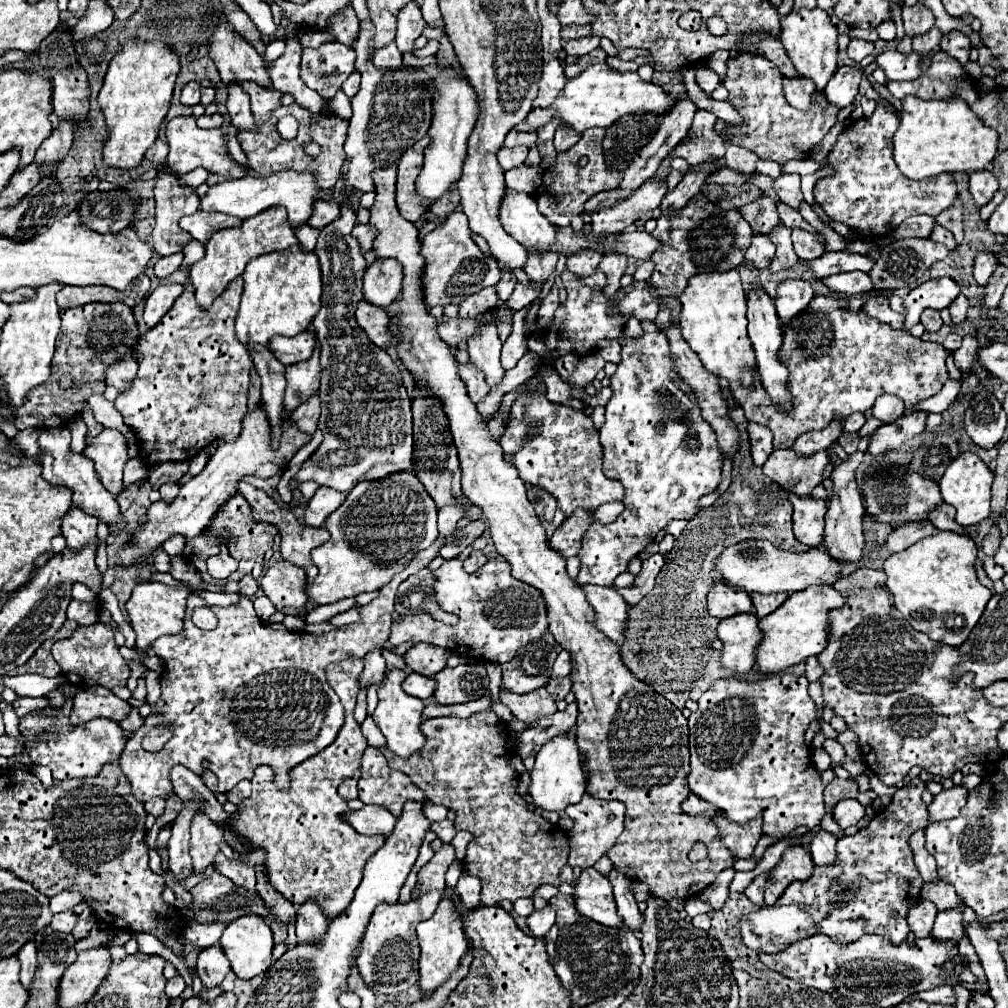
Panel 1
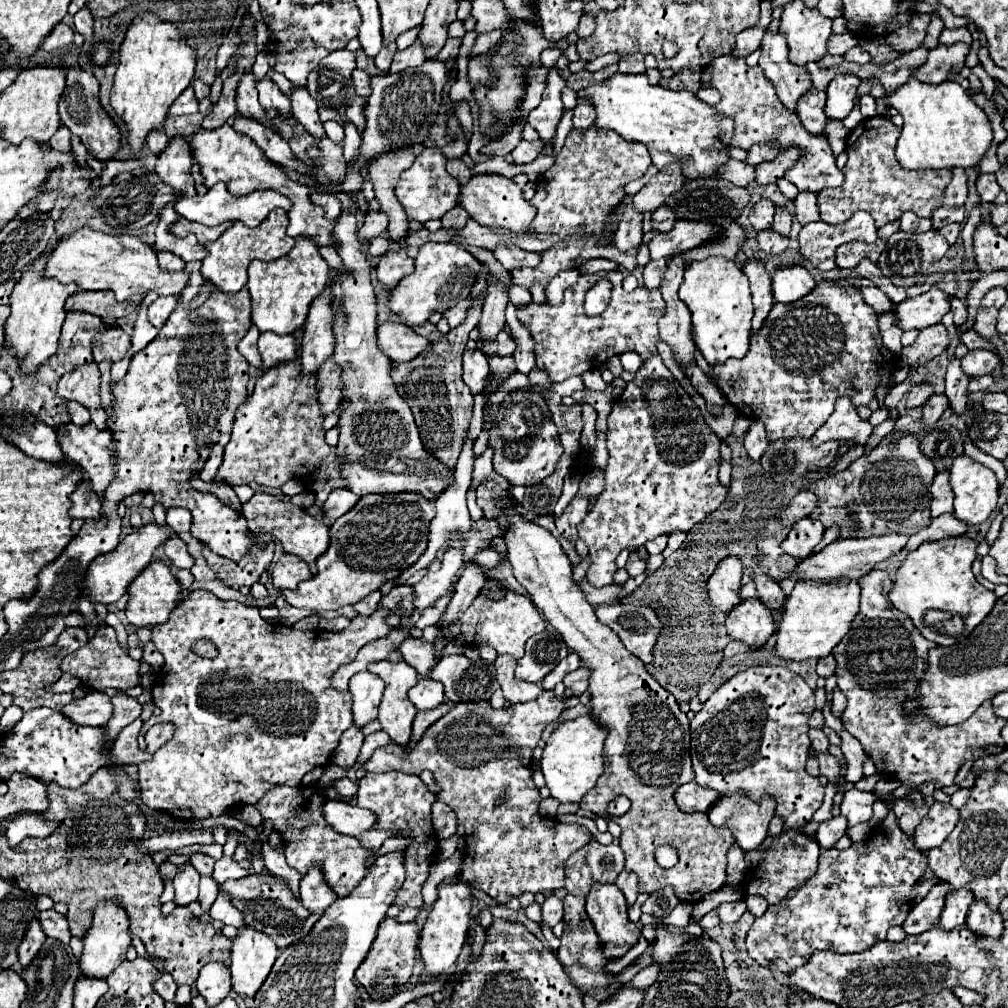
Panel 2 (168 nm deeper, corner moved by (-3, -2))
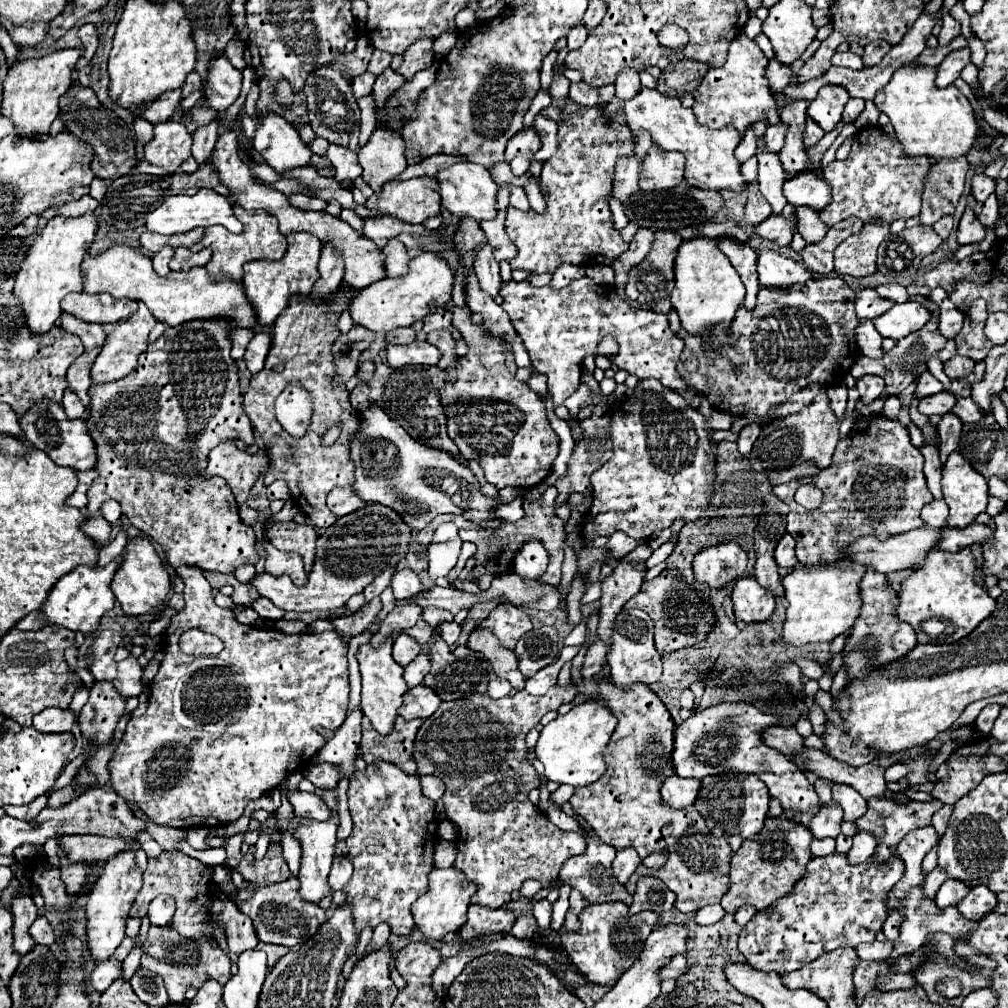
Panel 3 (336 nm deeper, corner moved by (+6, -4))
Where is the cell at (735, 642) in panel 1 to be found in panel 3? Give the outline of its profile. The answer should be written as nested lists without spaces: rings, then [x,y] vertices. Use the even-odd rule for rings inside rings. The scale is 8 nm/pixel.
[[[753,576],[739,578],[731,592],[735,618],[745,622],[765,622],[775,610],[775,594],[763,590]]]

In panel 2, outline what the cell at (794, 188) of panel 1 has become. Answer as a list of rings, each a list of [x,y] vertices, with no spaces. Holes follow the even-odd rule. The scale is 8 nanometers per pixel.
[[[798,192],[798,196],[794,198],[794,212],[796,212],[796,218],[798,218],[800,224],[808,224],[808,222],[820,220],[818,206],[816,206],[816,194]]]

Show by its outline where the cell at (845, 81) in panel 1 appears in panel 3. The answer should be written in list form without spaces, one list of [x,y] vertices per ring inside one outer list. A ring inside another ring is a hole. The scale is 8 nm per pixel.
[[[823,86],[813,102],[807,106],[807,116],[817,122],[825,132],[831,132],[843,114],[849,94],[843,86]]]

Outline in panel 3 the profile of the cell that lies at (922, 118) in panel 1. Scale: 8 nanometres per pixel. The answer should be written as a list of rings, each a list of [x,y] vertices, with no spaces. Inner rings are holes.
[[[907,62],[899,70],[895,70],[891,82],[883,90],[879,90],[873,102],[879,112],[891,118],[897,140],[903,144],[907,156],[959,158],[971,150],[979,128],[969,100],[959,92],[957,86],[939,90],[935,86],[935,74],[937,68],[933,66]]]

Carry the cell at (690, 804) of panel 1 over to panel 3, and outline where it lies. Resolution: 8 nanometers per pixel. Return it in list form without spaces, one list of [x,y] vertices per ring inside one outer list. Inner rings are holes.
[[[671,776],[661,786],[661,796],[671,808],[691,806],[699,792],[699,780],[695,778],[679,778]]]

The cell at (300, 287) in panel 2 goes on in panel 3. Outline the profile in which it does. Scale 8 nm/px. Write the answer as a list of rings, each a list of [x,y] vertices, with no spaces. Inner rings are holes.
[[[291,232],[287,236],[287,242],[289,242],[289,248],[281,260],[275,260],[275,262],[273,260],[253,260],[253,262],[245,264],[243,286],[247,290],[249,302],[255,306],[257,320],[263,326],[263,330],[271,328],[271,324],[281,314],[281,310],[285,310],[285,306],[289,304],[289,298],[293,294],[307,296],[319,278],[319,270],[317,270],[317,262],[319,262],[319,254],[321,254],[319,238],[315,238],[313,234],[307,234],[307,232]]]

